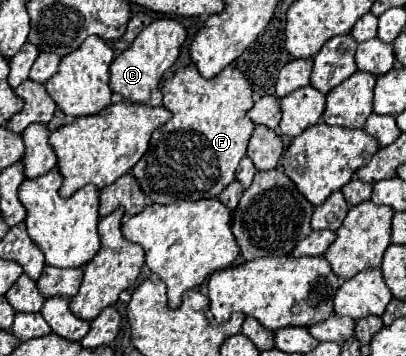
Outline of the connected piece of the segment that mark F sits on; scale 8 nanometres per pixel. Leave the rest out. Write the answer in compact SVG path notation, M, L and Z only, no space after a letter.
M187 65L177 69L161 85L163 107L173 113L173 117L161 125L153 135L147 153L131 169L131 175L137 179L141 191L153 203L175 203L179 199L199 201L217 197L229 183L235 181L235 169L247 153L247 141L255 129L253 121L247 117L247 111L253 107L253 91L245 77L235 67L225 67L217 77L205 79L199 75L197 67Z

